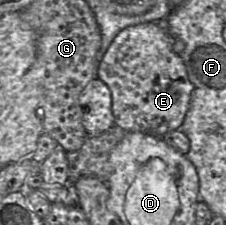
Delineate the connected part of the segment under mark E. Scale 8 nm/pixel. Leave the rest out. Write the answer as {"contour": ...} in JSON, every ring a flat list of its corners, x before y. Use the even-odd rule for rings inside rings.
{"contour":[[154,22,121,30,99,61,97,78,111,91,114,123,126,132,163,137,180,129,191,102,193,84,183,59,173,49,174,38]]}

